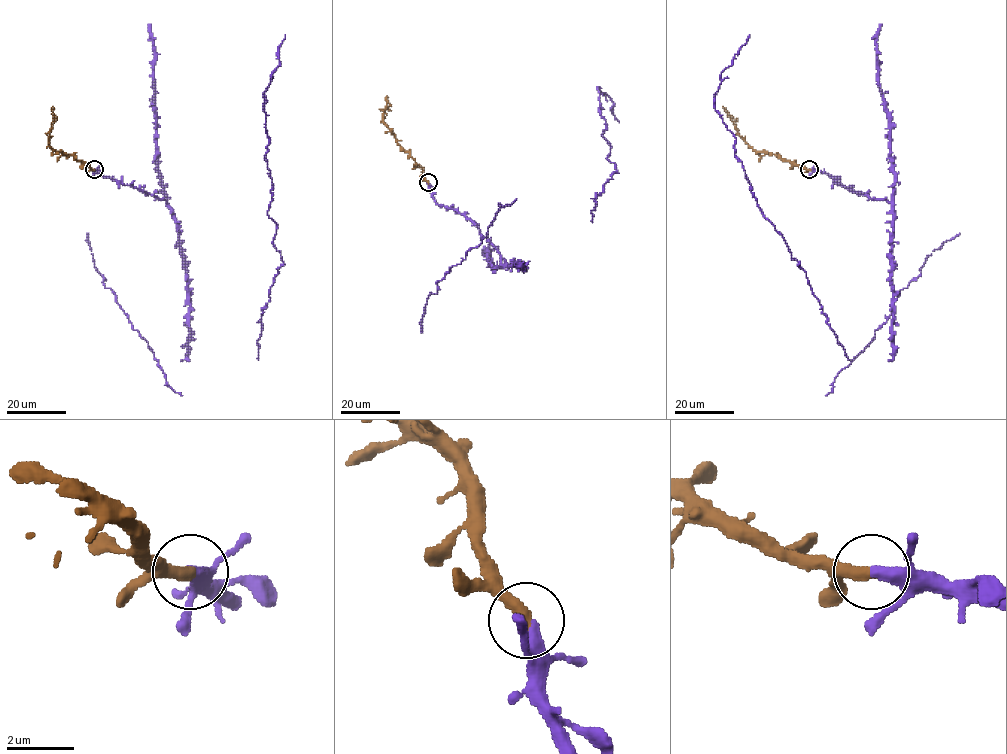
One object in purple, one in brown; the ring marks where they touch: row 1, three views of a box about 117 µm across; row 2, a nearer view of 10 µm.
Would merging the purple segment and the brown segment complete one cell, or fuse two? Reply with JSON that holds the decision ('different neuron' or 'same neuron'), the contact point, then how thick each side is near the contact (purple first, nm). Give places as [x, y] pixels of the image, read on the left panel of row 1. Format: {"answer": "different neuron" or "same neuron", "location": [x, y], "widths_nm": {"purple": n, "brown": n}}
{"answer": "same neuron", "location": [94, 169], "widths_nm": {"purple": 400, "brown": 420}}

